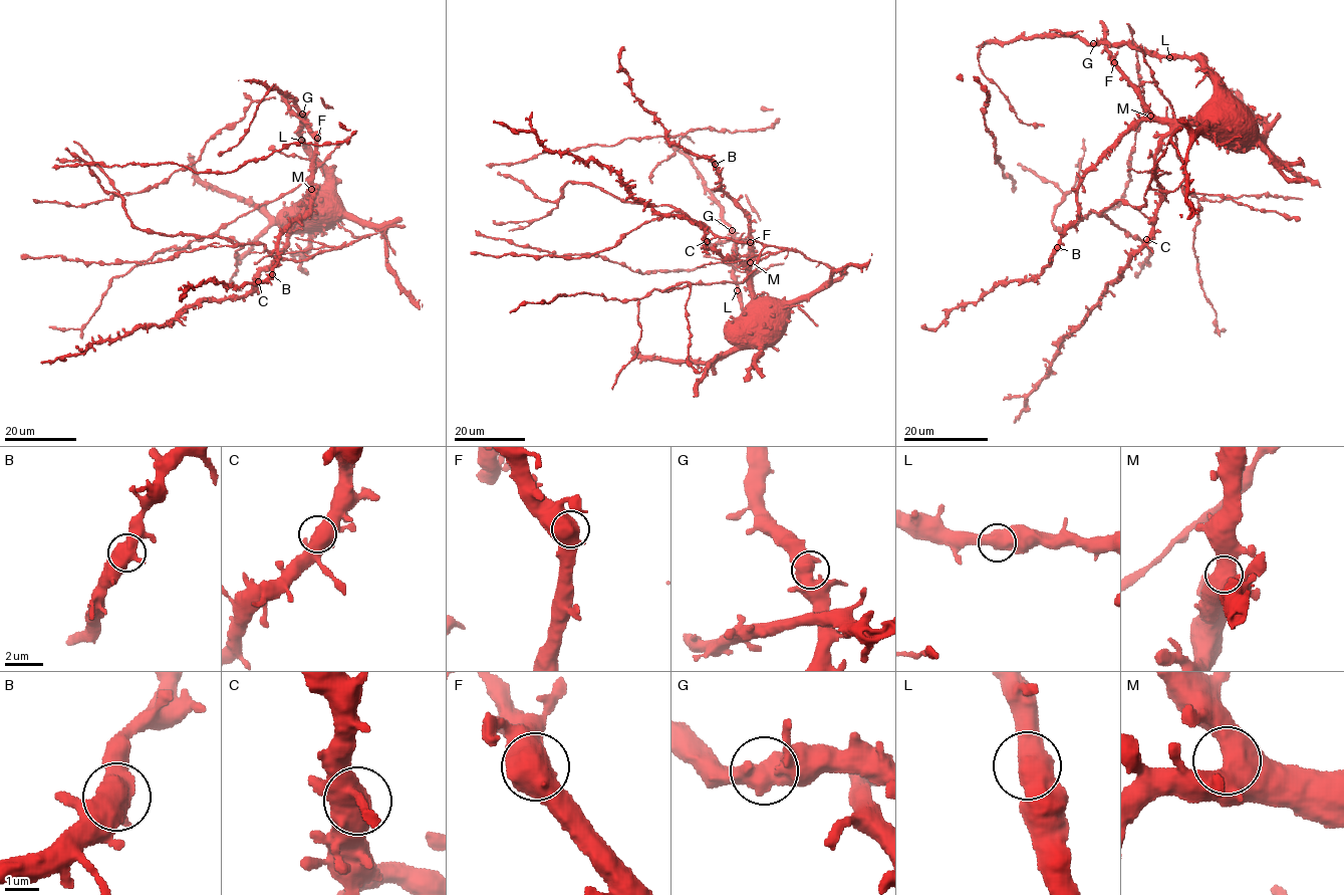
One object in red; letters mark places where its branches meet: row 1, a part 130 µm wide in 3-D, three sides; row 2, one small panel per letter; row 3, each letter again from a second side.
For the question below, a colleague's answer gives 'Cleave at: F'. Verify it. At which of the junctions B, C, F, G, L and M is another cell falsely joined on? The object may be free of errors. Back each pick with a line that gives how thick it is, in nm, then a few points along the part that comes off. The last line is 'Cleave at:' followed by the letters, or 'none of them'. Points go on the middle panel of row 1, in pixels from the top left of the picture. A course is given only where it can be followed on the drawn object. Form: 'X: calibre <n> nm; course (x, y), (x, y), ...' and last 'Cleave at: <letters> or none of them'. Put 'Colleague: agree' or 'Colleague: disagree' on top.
Colleague: disagree
Cleave at: none of them

